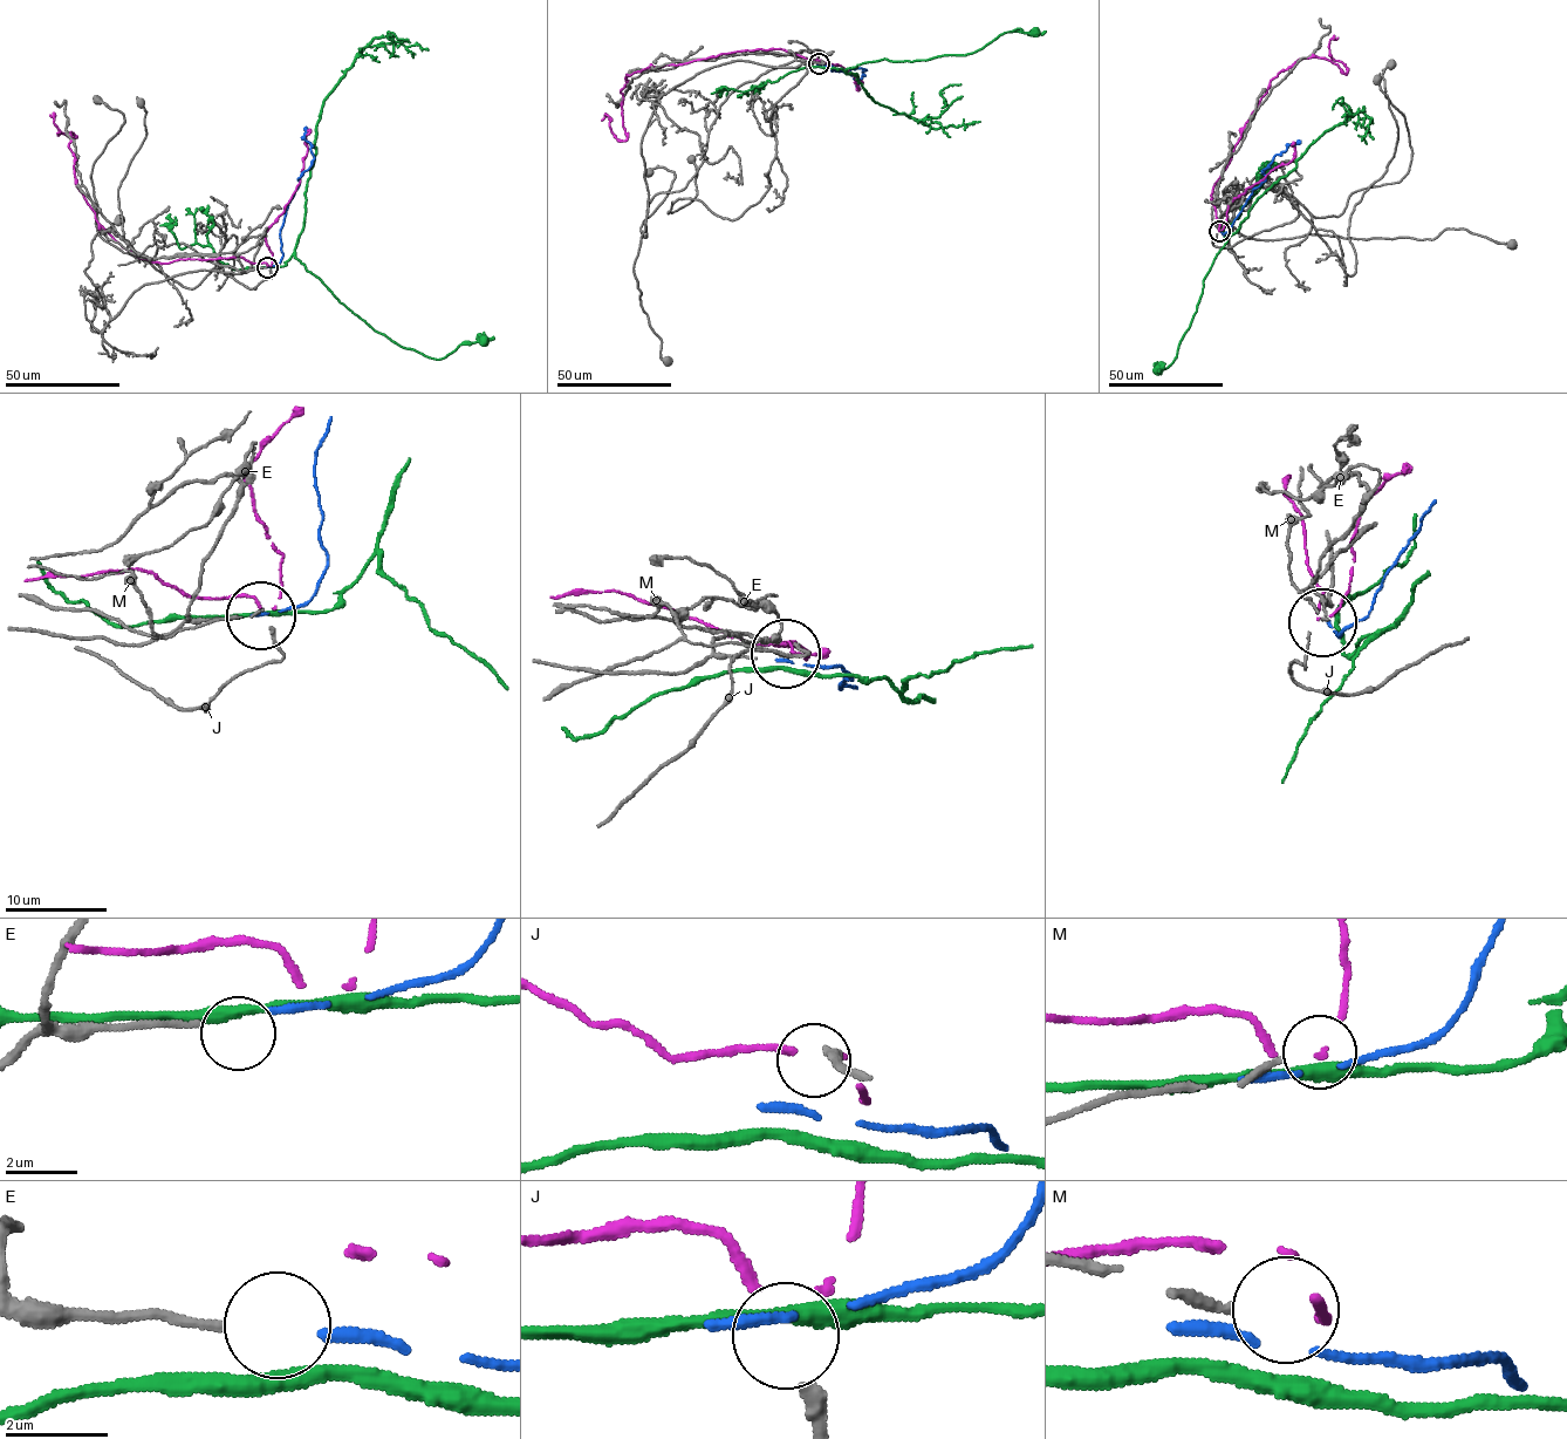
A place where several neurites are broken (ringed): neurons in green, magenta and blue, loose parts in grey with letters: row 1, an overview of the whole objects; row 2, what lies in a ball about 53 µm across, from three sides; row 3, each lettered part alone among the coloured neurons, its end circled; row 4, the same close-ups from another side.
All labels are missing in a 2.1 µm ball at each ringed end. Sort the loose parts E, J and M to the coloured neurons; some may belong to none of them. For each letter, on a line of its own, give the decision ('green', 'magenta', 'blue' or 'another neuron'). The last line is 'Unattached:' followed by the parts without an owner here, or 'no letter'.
E: blue
J: magenta
M: another neuron
Unattached: M

